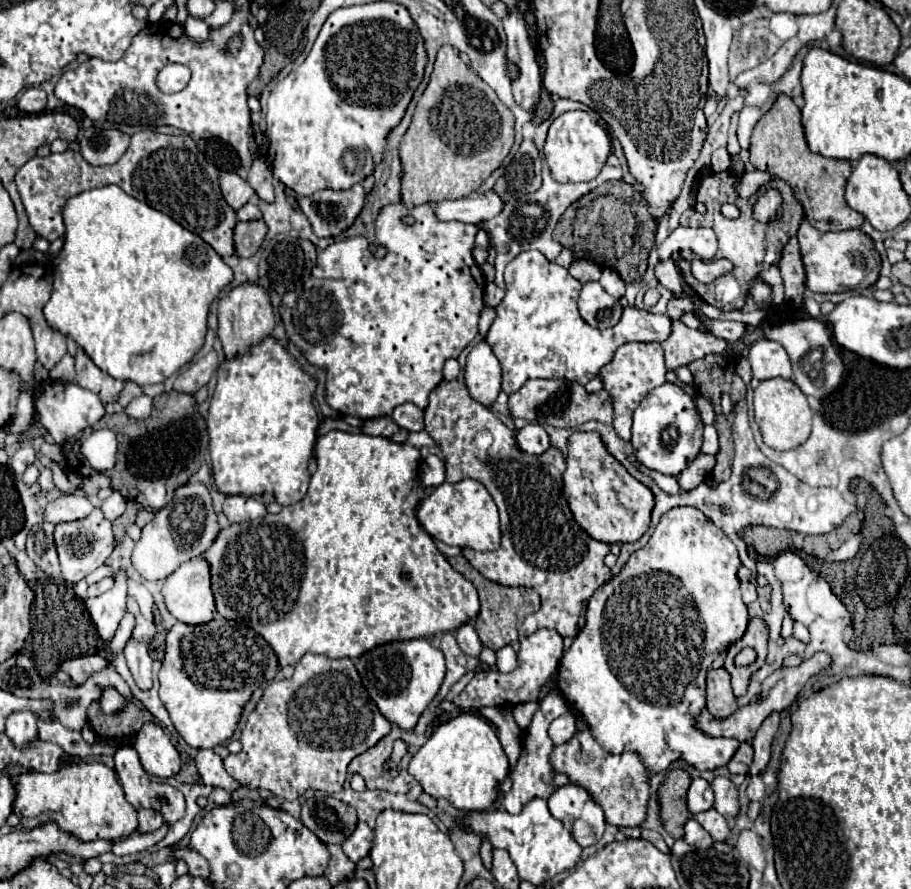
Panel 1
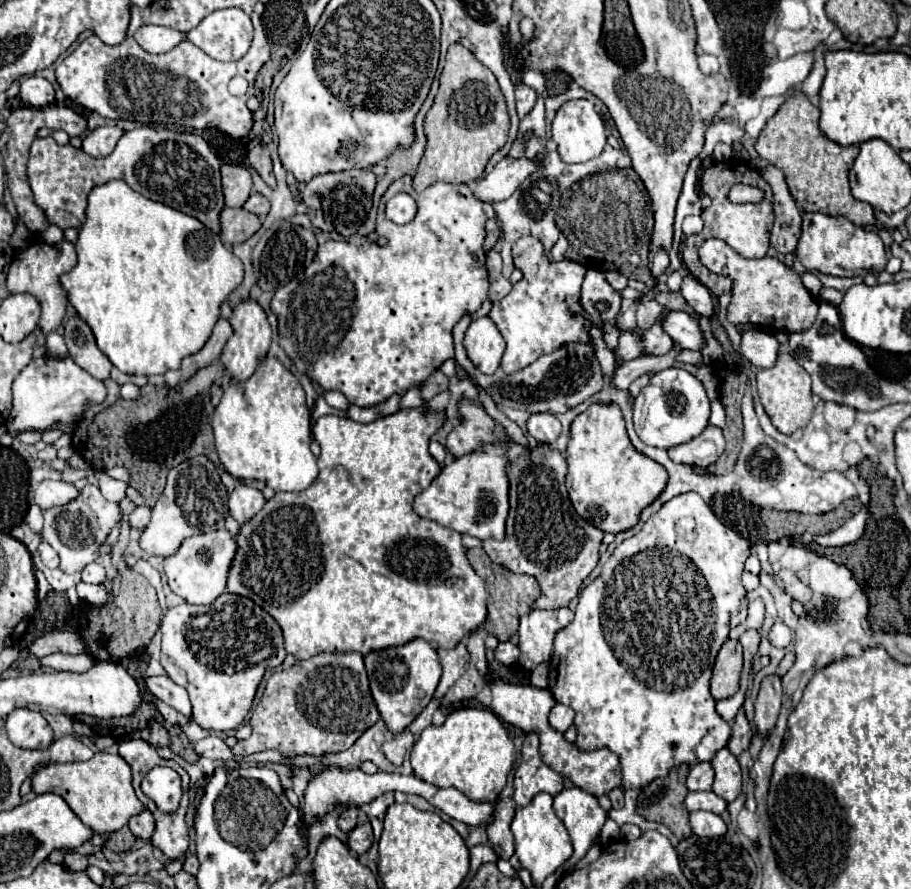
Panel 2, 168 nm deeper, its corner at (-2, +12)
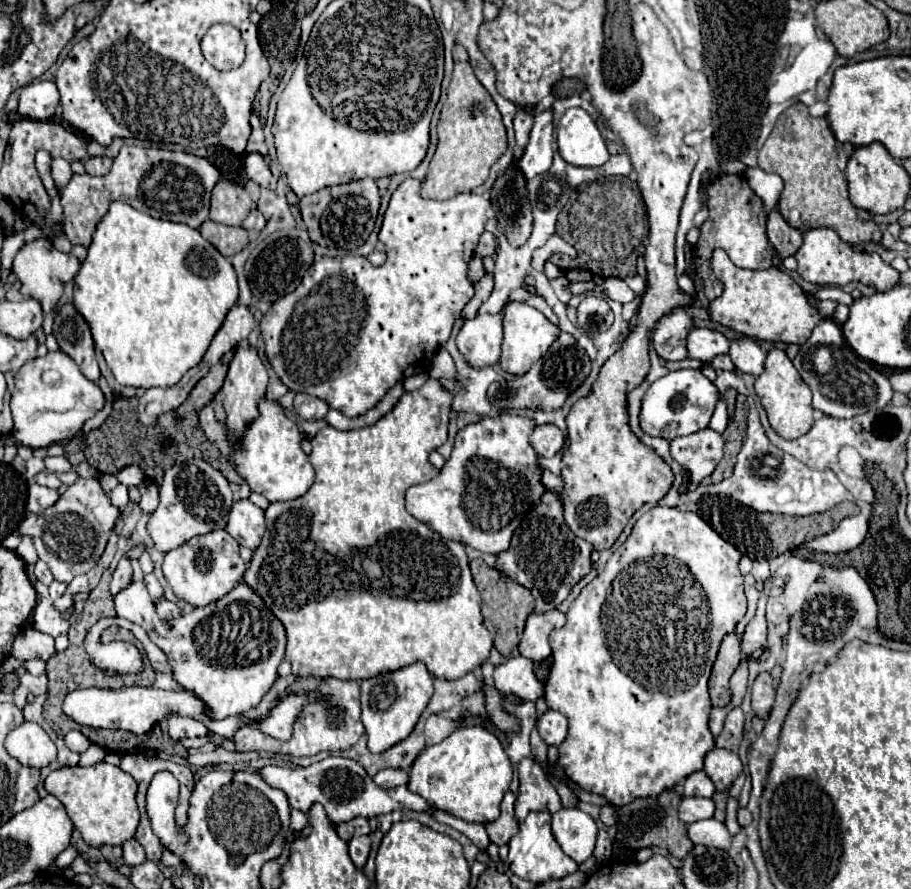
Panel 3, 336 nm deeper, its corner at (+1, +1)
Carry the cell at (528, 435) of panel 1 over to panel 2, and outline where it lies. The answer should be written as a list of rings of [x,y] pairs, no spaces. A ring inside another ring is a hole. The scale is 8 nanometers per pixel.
[[[534,413],[528,419],[528,433],[538,443],[554,443],[562,433],[562,425],[552,413]]]

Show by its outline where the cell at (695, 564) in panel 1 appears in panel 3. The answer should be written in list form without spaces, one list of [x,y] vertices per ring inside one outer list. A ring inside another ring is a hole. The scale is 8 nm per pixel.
[[[655,506],[647,514],[643,514],[627,542],[613,552],[603,572],[589,582],[579,598],[567,610],[567,624],[549,636],[549,644],[553,648],[551,656],[551,672],[545,682],[545,700],[551,710],[559,710],[569,720],[569,736],[559,746],[559,764],[565,768],[567,776],[579,784],[579,788],[605,796],[613,806],[625,806],[635,798],[659,796],[665,788],[673,788],[683,782],[689,774],[703,770],[703,760],[707,752],[715,748],[715,736],[709,730],[709,692],[707,680],[717,658],[717,650],[725,634],[733,632],[737,622],[745,616],[745,594],[743,594],[743,574],[739,572],[741,552],[723,540],[705,520],[701,520],[695,512],[683,512],[679,508],[661,508]]]

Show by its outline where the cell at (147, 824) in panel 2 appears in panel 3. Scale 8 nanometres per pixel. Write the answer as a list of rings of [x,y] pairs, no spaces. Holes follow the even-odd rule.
[[[131,838],[127,842],[123,842],[123,860],[127,866],[137,866],[145,860],[145,852],[143,852],[143,846]]]

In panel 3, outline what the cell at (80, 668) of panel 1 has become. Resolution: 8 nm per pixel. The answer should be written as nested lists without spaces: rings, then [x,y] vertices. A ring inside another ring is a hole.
[[[27,628],[15,638],[11,654],[23,662],[33,660],[33,658],[41,658],[47,662],[55,654],[55,640],[49,634]]]

